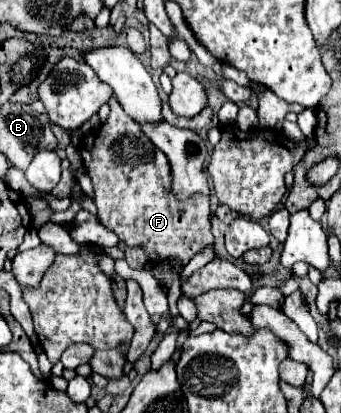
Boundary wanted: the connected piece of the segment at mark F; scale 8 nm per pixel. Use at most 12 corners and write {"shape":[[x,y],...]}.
{"shape":[[114,97],[78,145],[98,217],[176,271],[214,243],[166,155]]}

